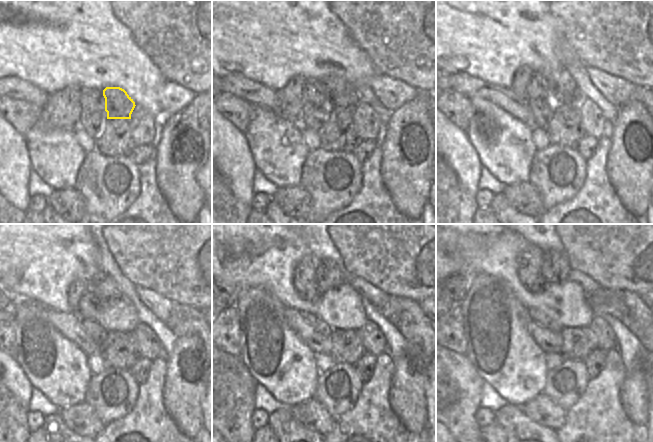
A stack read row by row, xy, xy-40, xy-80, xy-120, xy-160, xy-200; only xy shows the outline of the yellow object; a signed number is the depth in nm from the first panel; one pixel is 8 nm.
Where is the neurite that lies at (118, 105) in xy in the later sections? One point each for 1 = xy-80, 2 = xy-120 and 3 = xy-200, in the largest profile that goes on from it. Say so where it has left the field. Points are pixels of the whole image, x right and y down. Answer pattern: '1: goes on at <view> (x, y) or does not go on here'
1: goes on at xy-80 (566, 93)
2: goes on at xy-120 (104, 289)
3: goes on at xy-200 (555, 268)

